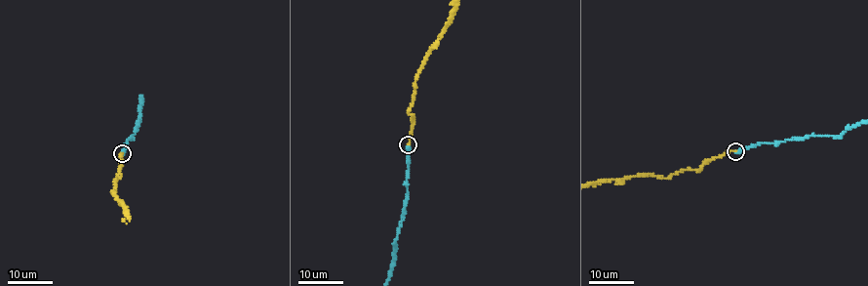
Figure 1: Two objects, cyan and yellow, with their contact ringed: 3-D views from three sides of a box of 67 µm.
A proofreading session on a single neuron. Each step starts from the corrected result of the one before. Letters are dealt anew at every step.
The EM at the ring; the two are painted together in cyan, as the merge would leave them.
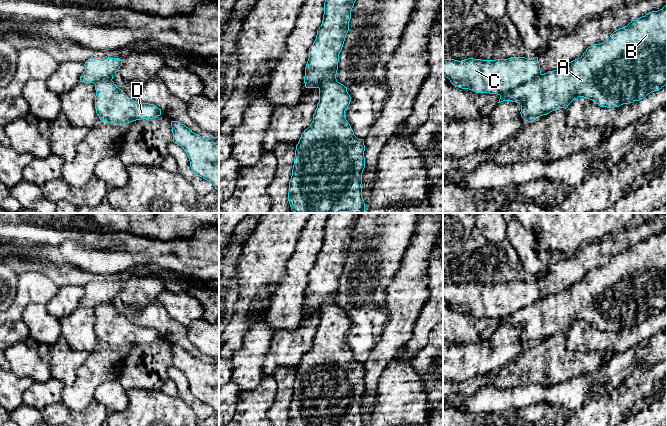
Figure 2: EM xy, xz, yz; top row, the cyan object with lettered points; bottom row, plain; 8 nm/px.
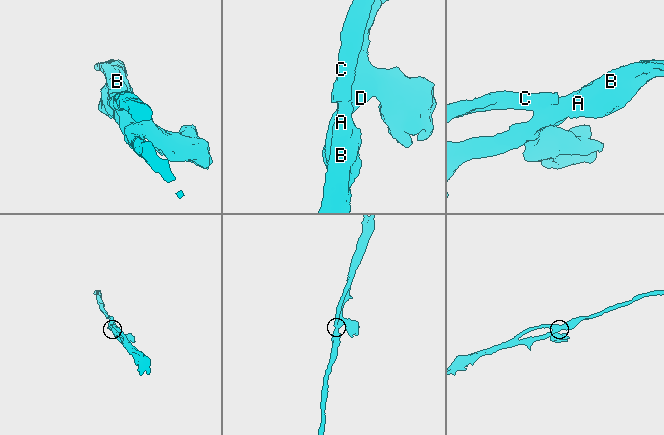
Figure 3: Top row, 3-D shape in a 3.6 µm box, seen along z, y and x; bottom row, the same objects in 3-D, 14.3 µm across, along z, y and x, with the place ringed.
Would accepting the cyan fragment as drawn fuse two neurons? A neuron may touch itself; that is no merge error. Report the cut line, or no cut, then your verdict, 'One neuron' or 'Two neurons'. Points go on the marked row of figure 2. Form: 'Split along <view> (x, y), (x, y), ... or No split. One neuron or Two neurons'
Split along yz (540, 73), (532, 80), (524, 82), (500, 95). Two neurons

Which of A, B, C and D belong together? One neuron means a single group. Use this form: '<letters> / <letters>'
A B D / C

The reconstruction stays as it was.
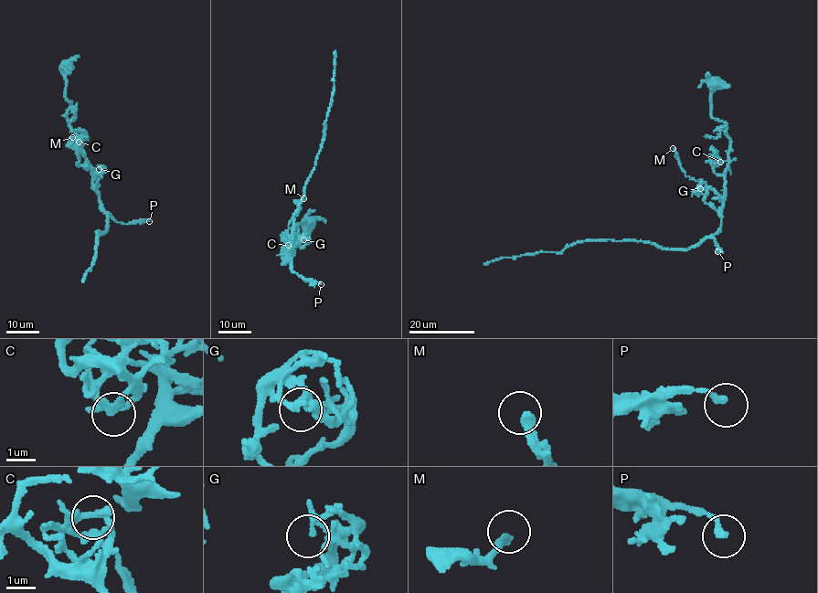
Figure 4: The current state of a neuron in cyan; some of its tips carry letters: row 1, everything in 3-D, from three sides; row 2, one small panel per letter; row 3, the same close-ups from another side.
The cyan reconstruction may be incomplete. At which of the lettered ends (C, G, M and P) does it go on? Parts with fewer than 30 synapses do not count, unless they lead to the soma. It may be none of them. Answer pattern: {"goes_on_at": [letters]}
{"goes_on_at": []}

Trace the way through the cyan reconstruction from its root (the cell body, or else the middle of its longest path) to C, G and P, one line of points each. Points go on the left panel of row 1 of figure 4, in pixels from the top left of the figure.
C: (67, 67), (65, 98), (71, 102), (66, 117), (70, 128), (82, 141), (78, 136), (70, 141), (79, 142)
G: (67, 67), (65, 98), (71, 102), (66, 117), (80, 141), (96, 188), (98, 174), (104, 168), (99, 169)
P: (67, 67), (65, 98), (71, 102), (66, 117), (90, 166), (92, 186), (100, 205), (118, 223), (149, 221)

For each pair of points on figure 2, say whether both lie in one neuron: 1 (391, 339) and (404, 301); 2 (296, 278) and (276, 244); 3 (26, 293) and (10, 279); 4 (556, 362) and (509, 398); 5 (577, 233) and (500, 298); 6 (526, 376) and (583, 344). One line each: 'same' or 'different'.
1: same
2: different
3: different
4: different
5: different
6: different

